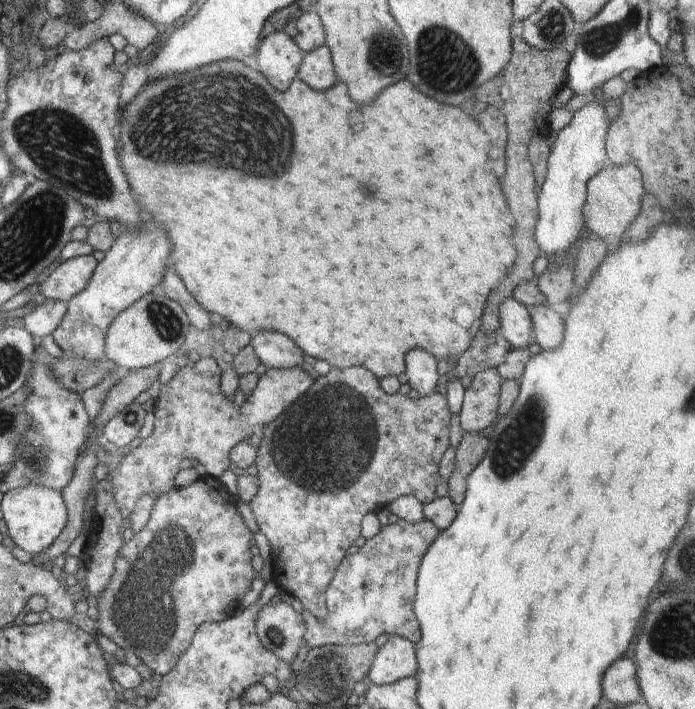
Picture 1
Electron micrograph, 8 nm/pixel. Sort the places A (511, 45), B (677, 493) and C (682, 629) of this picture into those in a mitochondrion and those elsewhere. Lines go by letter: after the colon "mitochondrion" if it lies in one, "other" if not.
A: other
B: other
C: mitochondrion

